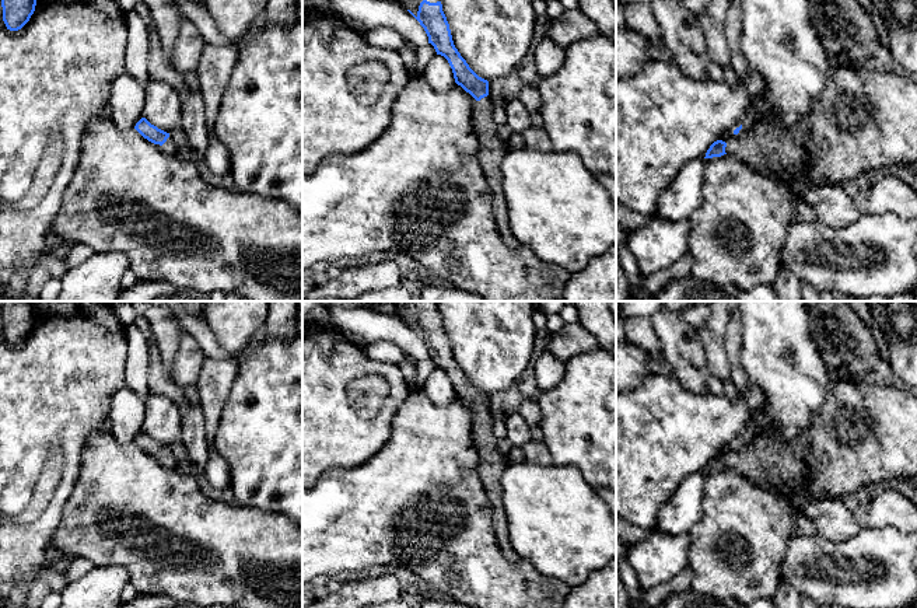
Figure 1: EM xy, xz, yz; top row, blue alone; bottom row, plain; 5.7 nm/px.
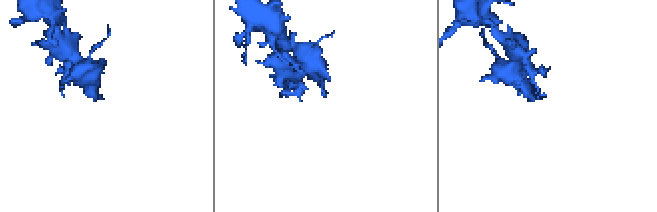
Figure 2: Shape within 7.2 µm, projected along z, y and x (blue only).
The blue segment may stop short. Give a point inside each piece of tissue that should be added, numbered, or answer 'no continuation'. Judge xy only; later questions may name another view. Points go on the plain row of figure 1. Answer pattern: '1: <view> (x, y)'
1: xy (170, 461)

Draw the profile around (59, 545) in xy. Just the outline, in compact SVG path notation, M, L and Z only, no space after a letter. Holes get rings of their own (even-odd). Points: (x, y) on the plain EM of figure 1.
M102 427L85 441L80 474L53 534L50 553L125 567L139 594L168 595L181 604L302 608L302 525L276 511L214 500L202 492L193 475L167 468L136 443L120 444Z

